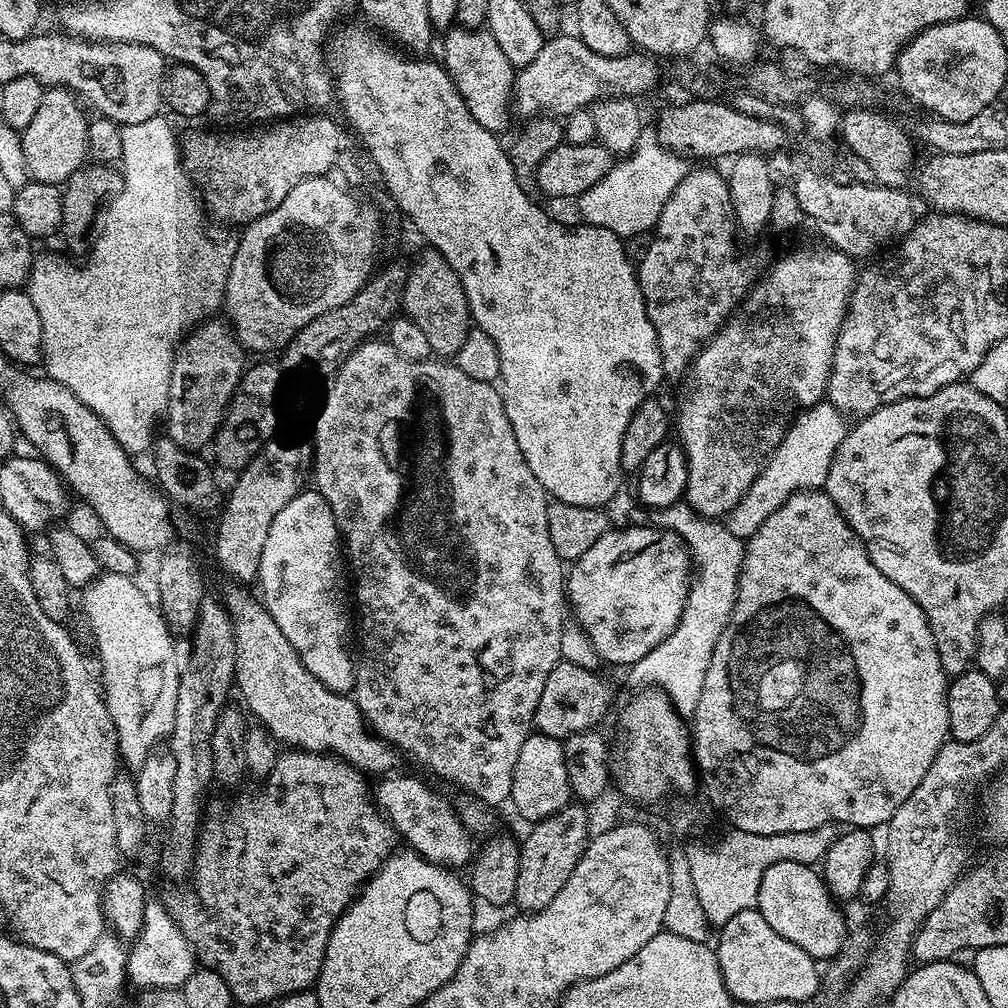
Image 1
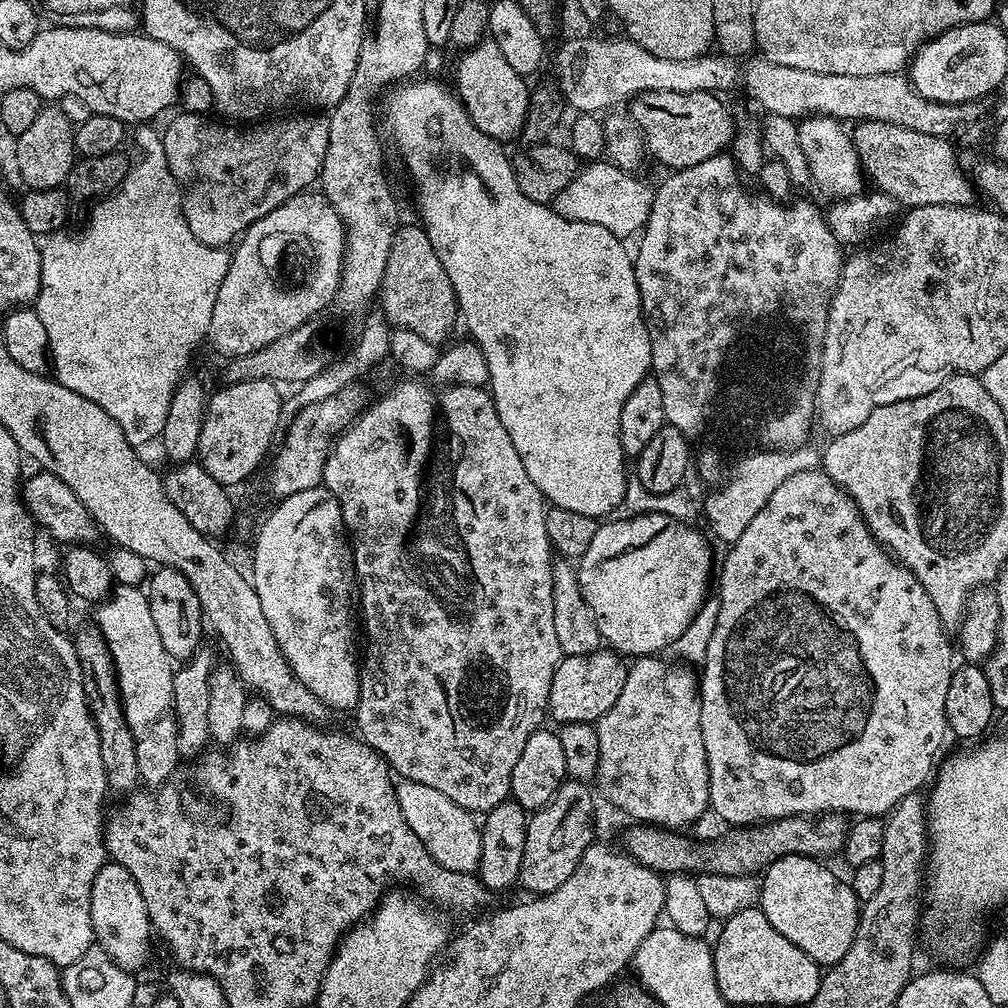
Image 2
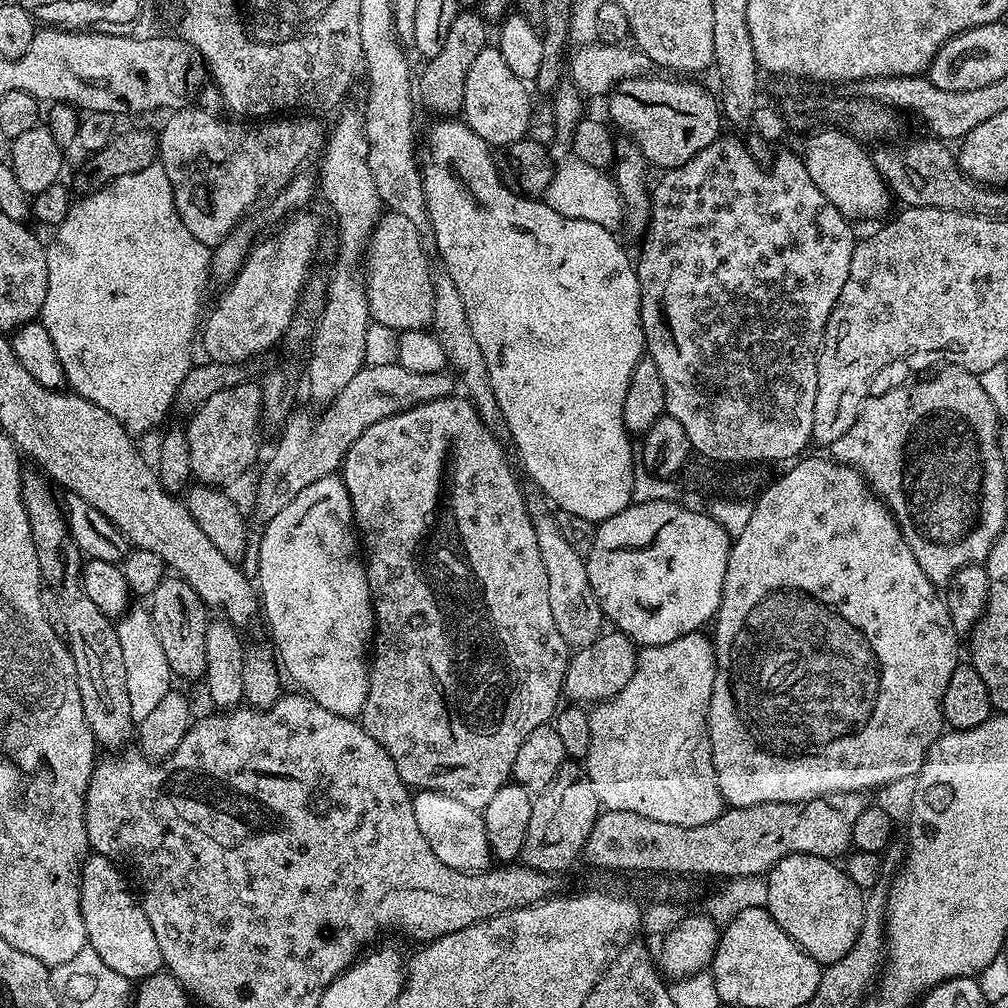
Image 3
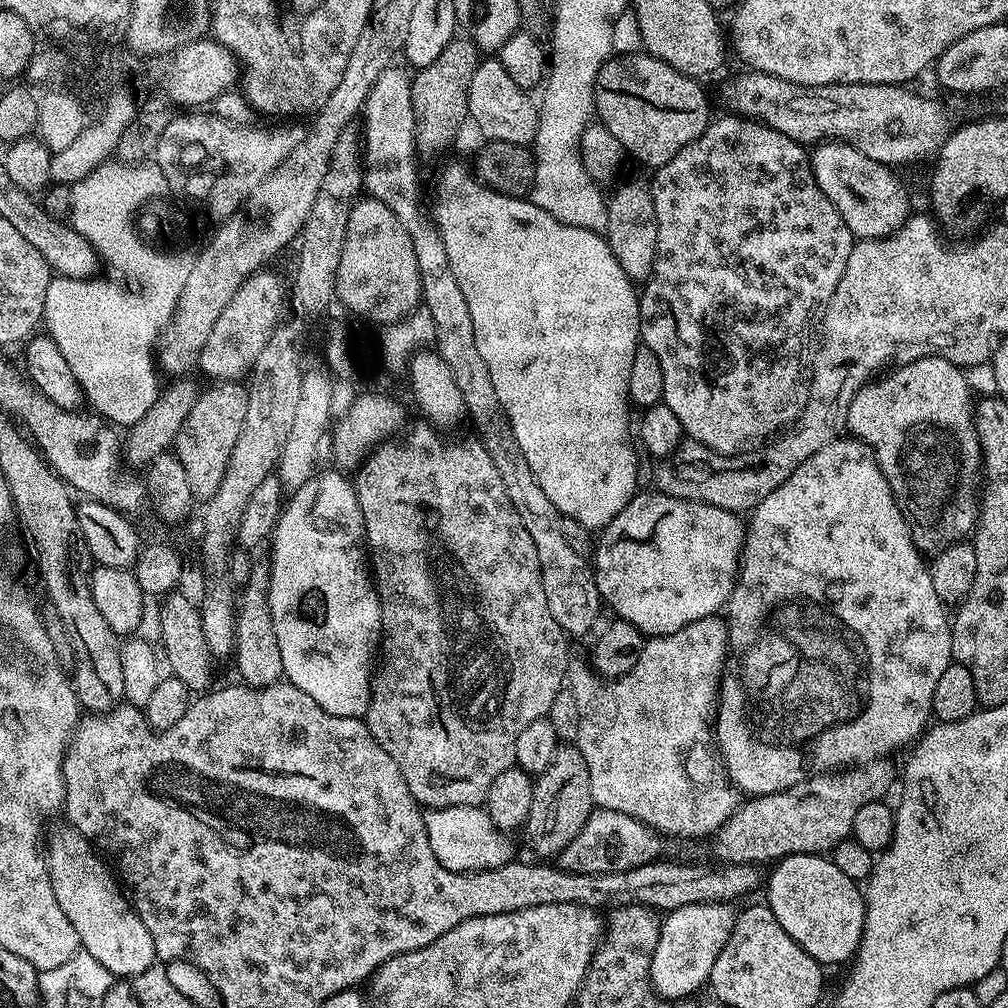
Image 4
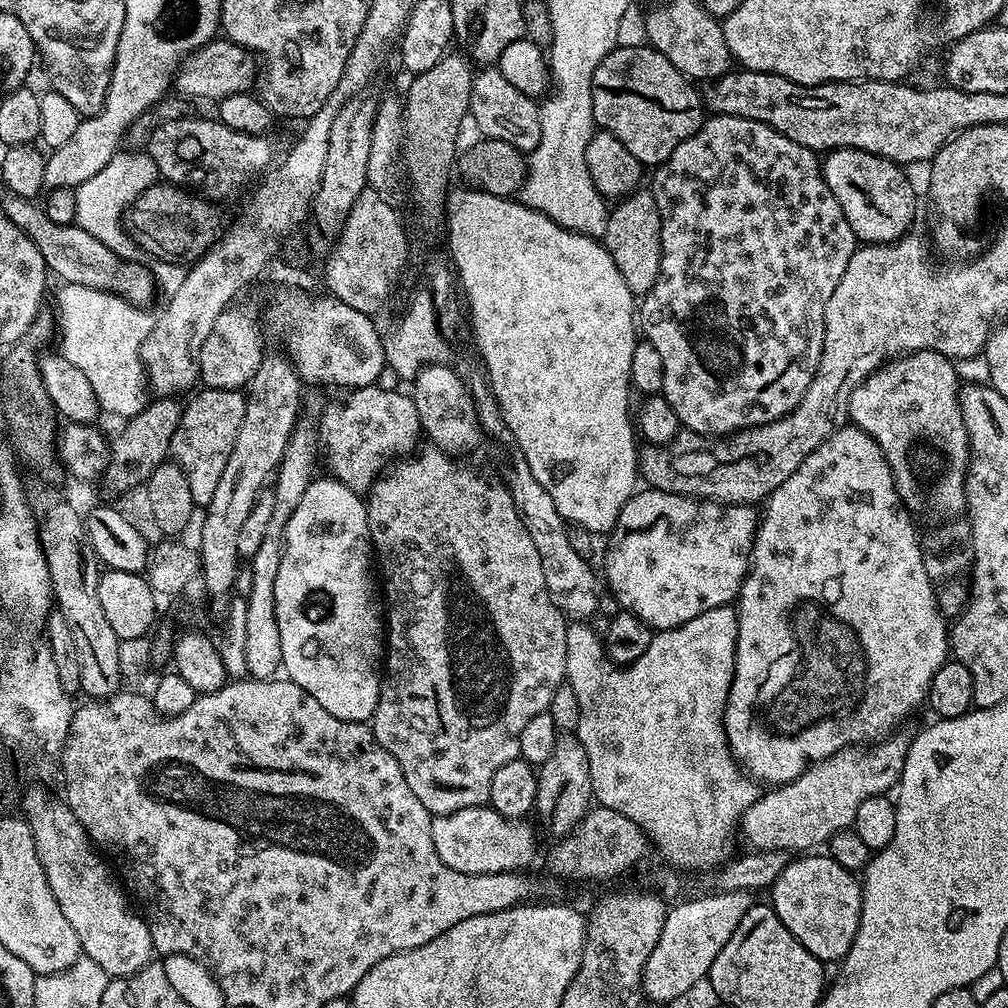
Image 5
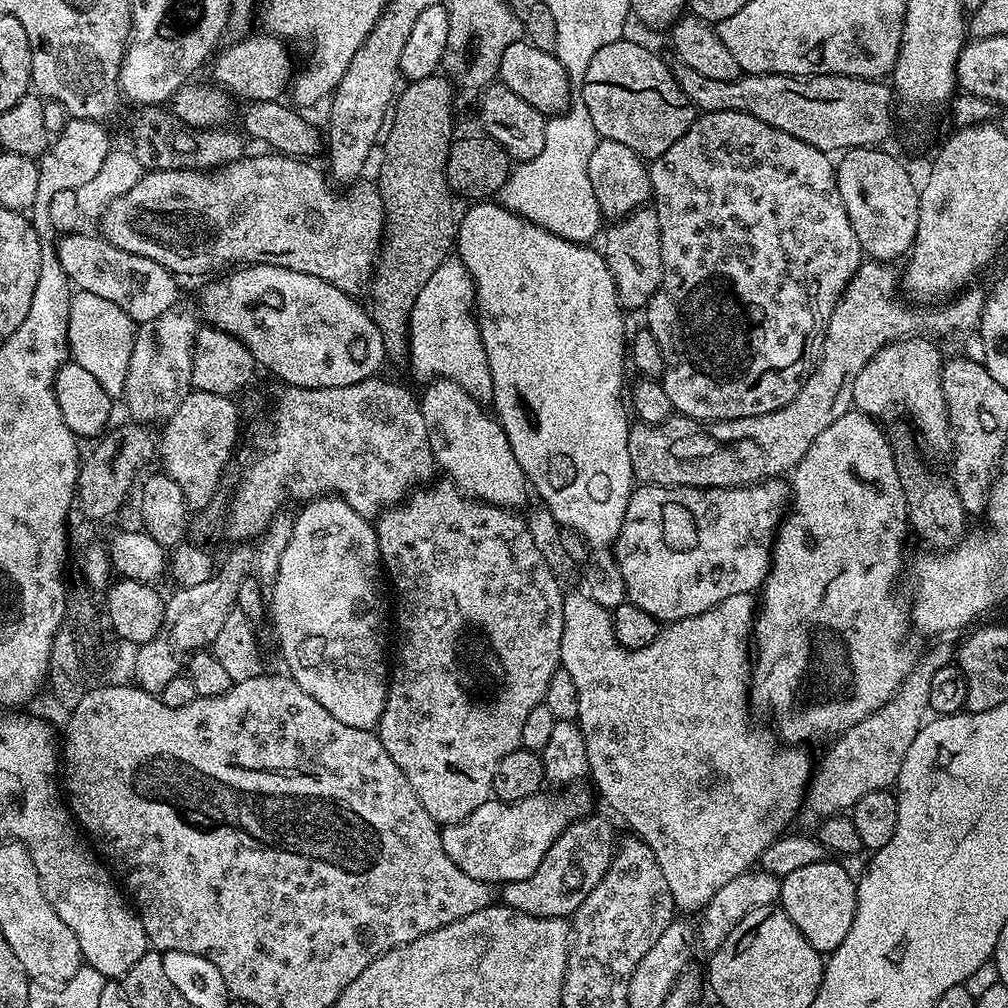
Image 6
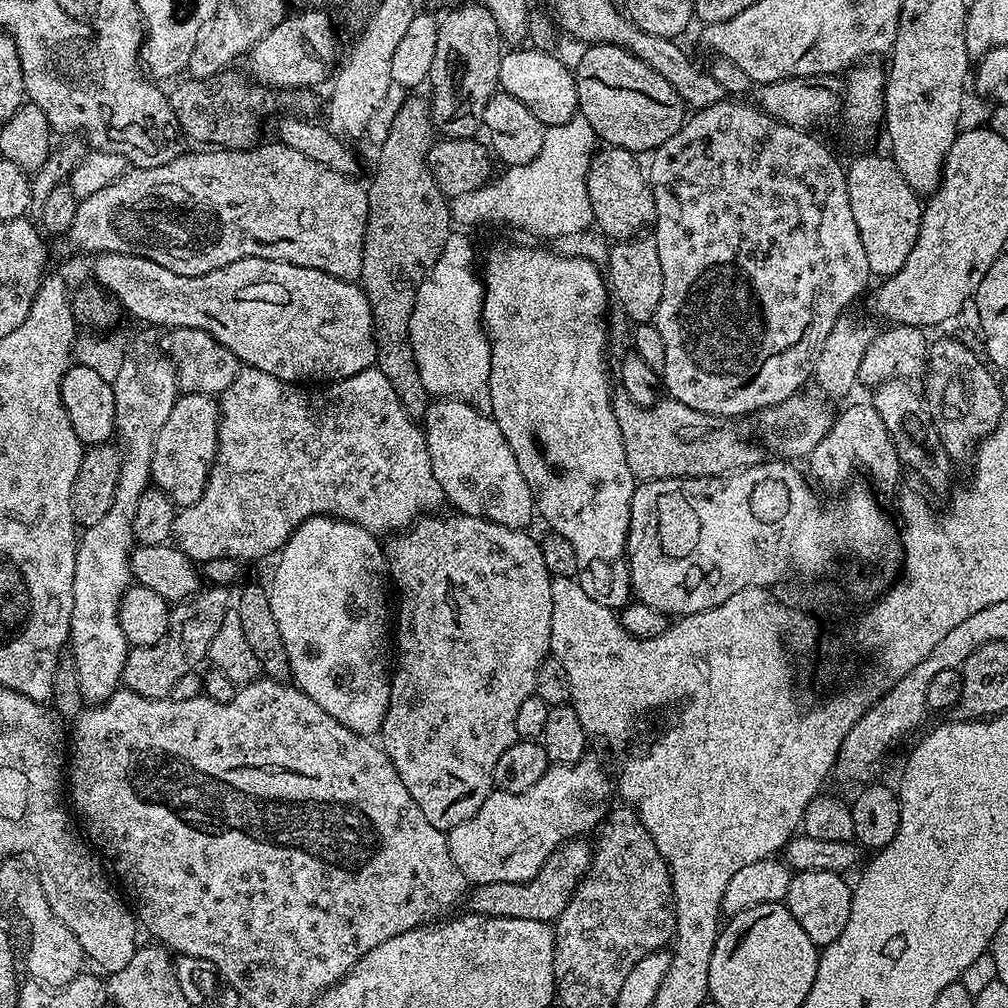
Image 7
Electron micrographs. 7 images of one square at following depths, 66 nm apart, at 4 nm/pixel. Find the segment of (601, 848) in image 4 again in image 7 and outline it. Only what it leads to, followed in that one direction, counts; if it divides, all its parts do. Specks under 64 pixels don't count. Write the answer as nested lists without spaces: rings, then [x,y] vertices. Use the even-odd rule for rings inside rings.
[[[577,838],[567,842],[526,882],[490,882],[489,884],[477,884],[467,893],[467,911],[478,916],[501,916],[502,918],[522,918],[533,920],[543,924],[555,922],[566,910],[566,906],[572,901],[572,895],[576,893],[576,887],[583,880],[592,865],[591,843],[587,839]]]

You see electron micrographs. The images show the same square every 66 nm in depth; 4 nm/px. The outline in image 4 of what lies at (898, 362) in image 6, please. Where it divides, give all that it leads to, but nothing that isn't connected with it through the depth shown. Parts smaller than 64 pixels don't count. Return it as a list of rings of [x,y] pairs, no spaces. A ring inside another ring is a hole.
[[[920,354],[917,356],[920,356],[917,360],[912,360],[909,364],[894,369],[889,376],[881,375],[879,378],[873,379],[860,388],[858,394],[854,394],[854,402],[850,402],[850,410],[848,411],[847,431],[856,440],[867,445],[872,455],[876,457],[876,464],[882,470],[886,482],[890,486],[892,497],[896,499],[902,514],[908,519],[908,529],[917,548],[924,554],[929,554],[928,552],[939,554],[947,550],[952,544],[967,541],[978,527],[978,521],[982,516],[982,449],[980,447],[980,434],[976,429],[978,416],[974,411],[974,400],[972,404],[974,393],[972,387],[968,385],[965,369],[958,364],[951,364],[945,356],[935,354]]]

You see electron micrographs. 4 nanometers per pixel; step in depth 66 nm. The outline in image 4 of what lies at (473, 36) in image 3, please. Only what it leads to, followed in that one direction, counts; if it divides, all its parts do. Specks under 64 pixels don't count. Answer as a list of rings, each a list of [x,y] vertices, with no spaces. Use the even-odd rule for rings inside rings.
[[[464,34],[453,36],[452,41],[430,62],[412,76],[412,101],[416,115],[416,147],[421,153],[440,152],[460,132],[468,115],[470,78],[478,70],[482,53],[475,41]]]

